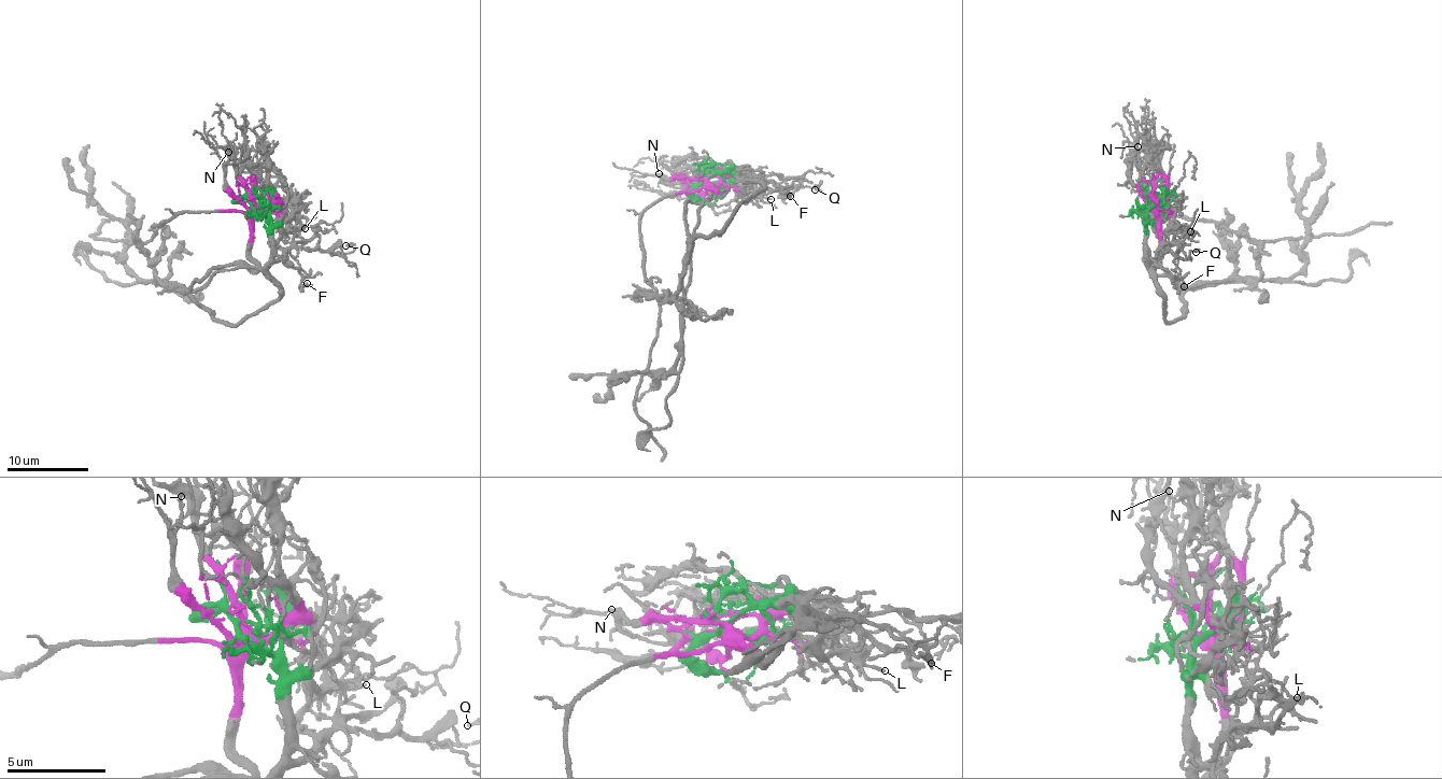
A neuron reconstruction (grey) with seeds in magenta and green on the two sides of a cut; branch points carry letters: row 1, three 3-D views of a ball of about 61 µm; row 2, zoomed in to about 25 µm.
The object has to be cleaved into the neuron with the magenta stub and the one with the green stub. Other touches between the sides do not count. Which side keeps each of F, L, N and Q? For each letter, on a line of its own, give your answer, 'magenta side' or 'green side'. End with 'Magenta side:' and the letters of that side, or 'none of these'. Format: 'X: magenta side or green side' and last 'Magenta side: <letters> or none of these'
F: green side
L: green side
N: magenta side
Q: green side
Magenta side: N

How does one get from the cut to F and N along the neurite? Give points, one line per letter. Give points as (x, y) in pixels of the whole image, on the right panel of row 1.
F: (1151, 202), (1148, 223), (1164, 237), (1159, 248), (1159, 259), (1173, 277), (1174, 288), (1177, 292), (1184, 285)
N: (1151, 204), (1148, 207), (1143, 196), (1136, 146)

